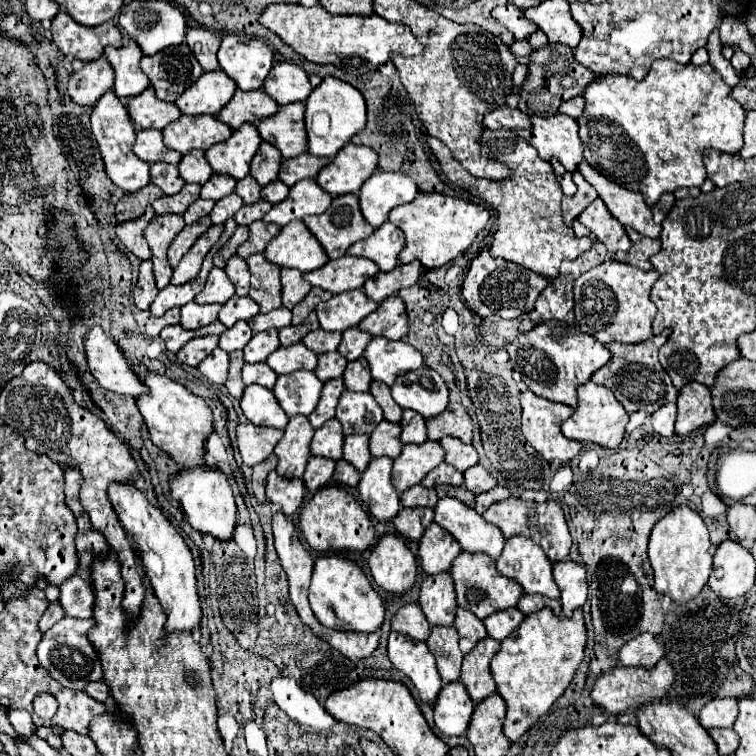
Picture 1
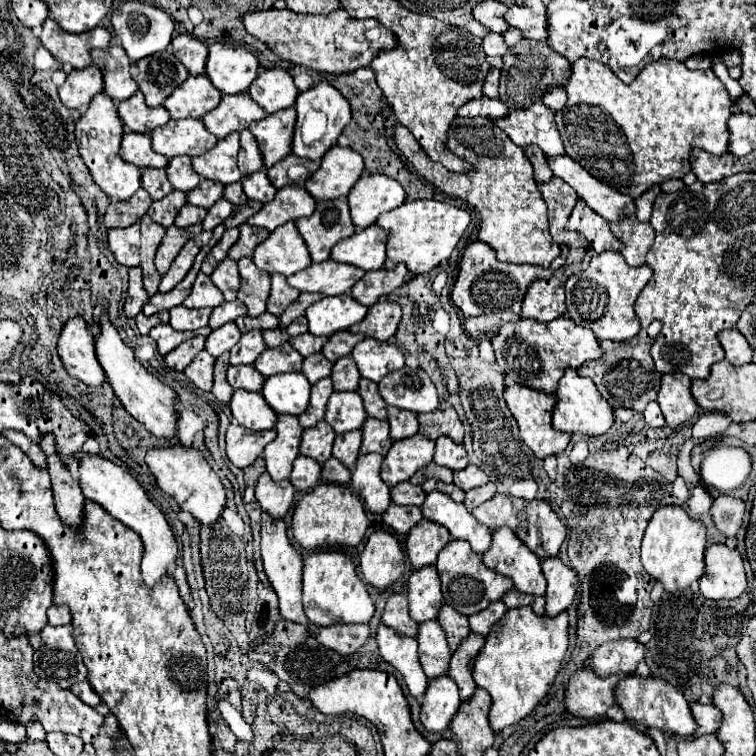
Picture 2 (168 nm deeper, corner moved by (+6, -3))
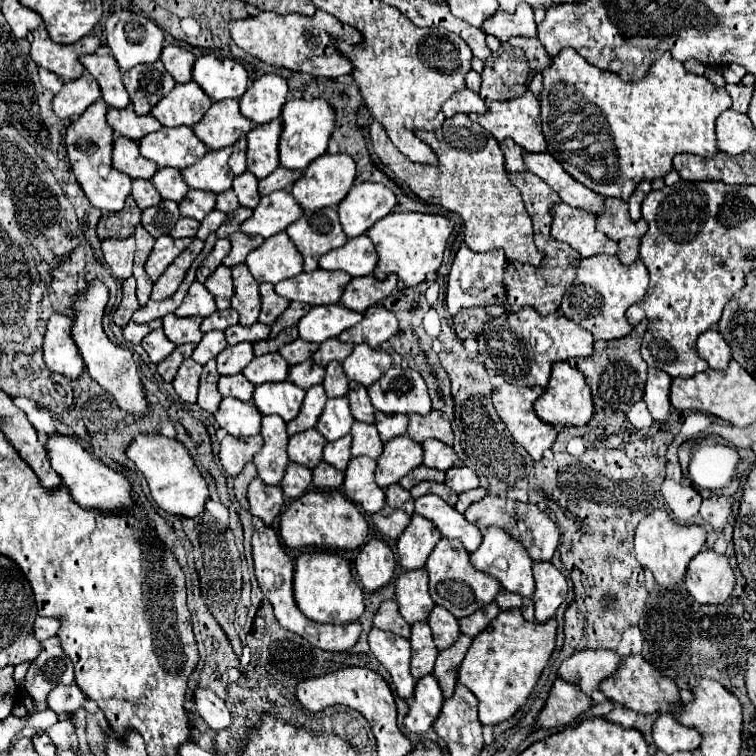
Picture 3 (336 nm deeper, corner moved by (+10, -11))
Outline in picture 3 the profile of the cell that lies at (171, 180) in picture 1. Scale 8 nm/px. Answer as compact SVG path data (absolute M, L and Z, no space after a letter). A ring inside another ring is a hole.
M133 181L133 191L131 191L131 197L135 199L137 207L143 211L147 207L153 207L161 201L161 195L157 193L157 189L153 187L151 181Z

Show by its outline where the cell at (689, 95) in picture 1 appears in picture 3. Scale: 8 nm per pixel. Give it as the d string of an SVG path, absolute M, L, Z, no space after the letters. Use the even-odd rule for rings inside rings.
M565 47L559 55L551 57L551 63L541 71L543 91L541 103L541 127L547 141L547 153L553 155L561 167L587 189L603 197L619 197L623 201L635 191L635 187L647 179L665 177L673 169L673 155L693 153L699 157L713 157L717 153L715 119L731 107L731 97L725 89L715 87L709 79L689 73L681 61L673 59L665 51L653 61L647 75L639 81L621 81L619 75L601 71L587 63L575 49Z

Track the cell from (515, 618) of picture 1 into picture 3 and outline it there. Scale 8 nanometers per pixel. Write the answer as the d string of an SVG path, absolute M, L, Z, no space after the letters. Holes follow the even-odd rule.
M493 601L493 603L489 603L487 607L477 609L473 615L463 617L463 619L459 621L459 629L461 629L461 633L465 633L465 635L469 635L469 637L479 635L481 629L485 629L487 623L491 623L491 621L497 617L499 611L501 611L501 609L499 609L497 603Z

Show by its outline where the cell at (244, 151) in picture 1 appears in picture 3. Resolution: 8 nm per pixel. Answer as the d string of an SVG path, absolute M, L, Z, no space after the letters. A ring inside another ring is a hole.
M231 147L213 151L209 149L205 157L201 157L197 163L181 171L181 177L191 189L203 189L211 193L221 193L231 189L233 171L227 165L227 159L231 155Z

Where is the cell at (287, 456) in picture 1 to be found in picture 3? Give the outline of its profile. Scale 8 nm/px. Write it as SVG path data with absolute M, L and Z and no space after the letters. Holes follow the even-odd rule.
M277 415L263 417L261 423L261 435L263 435L263 447L255 455L253 463L257 465L257 473L263 483L267 485L279 485L283 479L283 473L289 465L287 457L287 441L289 435L285 431L285 421Z

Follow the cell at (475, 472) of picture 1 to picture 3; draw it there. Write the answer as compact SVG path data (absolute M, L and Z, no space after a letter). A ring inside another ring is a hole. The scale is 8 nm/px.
M451 467L451 469L447 469L445 483L455 493L463 493L463 491L479 487L479 479L477 479L477 475L469 467Z

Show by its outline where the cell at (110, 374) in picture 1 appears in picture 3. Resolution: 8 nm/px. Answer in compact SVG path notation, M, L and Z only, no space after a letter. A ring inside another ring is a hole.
M55 313L47 321L47 331L43 339L43 359L51 371L63 373L69 379L77 379L83 371L83 359L77 345L69 337L71 317Z

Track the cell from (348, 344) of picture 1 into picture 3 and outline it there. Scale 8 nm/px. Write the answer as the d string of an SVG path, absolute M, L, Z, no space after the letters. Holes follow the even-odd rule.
M327 339L319 345L319 351L313 355L313 361L321 367L327 367L331 361L345 361L347 355L353 351L351 343L341 343L339 339Z

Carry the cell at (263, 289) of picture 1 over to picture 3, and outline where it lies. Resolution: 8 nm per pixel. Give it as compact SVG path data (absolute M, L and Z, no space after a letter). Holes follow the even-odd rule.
M239 263L231 267L233 271L233 285L235 295L231 297L231 307L239 311L239 323L241 325L253 325L257 323L261 299L259 299L259 283L253 279L245 263Z

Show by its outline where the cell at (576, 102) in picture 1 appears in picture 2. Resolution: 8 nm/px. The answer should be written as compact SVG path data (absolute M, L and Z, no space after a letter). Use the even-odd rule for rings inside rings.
M553 89L553 91L547 91L545 93L545 99L543 103L551 109L551 111L561 111L567 103L567 93L563 89Z

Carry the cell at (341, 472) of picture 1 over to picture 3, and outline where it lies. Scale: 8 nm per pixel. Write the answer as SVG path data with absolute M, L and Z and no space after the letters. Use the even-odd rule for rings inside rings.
M321 461L313 469L313 485L317 489L341 489L341 485L343 485L343 473L339 469L331 467L329 463Z

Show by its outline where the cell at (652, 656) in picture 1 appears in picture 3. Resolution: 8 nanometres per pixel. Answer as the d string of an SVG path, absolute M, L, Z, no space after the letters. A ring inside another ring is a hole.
M579 651L567 657L559 669L557 677L577 685L585 695L591 697L599 683L609 677L621 663L621 657L613 651Z

